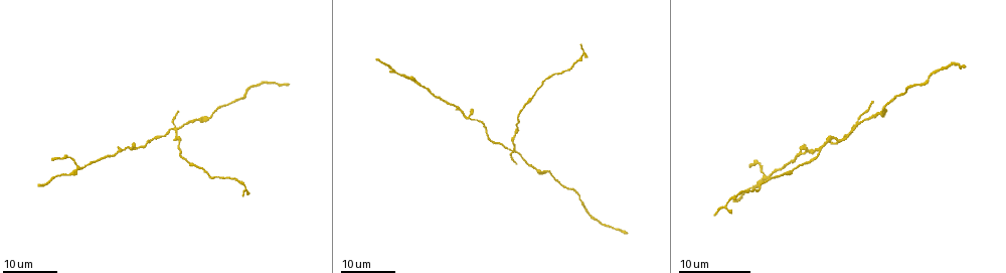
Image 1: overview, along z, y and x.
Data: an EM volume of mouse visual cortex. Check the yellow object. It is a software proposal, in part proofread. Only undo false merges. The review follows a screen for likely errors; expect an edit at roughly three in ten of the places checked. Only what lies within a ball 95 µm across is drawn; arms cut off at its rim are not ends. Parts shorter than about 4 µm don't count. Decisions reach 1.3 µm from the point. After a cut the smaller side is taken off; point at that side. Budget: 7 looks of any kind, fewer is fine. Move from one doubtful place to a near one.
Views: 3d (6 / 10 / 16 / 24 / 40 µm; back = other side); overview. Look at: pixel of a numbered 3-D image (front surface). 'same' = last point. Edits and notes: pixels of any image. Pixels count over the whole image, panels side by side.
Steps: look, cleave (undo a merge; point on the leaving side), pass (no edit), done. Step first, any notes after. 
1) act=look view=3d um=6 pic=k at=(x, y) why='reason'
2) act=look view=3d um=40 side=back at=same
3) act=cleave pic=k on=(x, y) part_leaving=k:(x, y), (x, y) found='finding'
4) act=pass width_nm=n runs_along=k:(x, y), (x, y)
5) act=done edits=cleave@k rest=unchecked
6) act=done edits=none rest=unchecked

act=look view=3d um=16 pic=1 at=(763, 176) why='three arms meet'

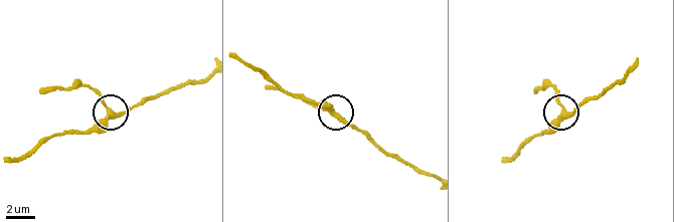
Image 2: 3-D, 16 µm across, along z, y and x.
act=look view=3d um=6 pic=2 at=(108, 113) why='zoom in'

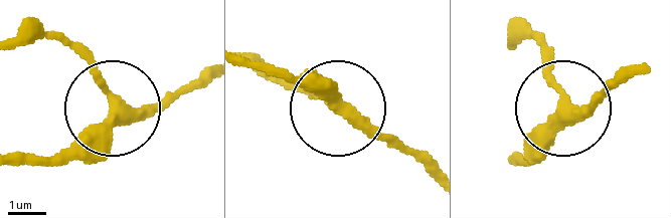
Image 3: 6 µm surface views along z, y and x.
act=pass arms=3 runs_along=3:(638, 67), (570, 113), (535, 39) found='continuous, no second neuron'

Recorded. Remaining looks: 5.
act=look view=3d um=16 pic=1 at=(465, 116) why='thick turns thin'

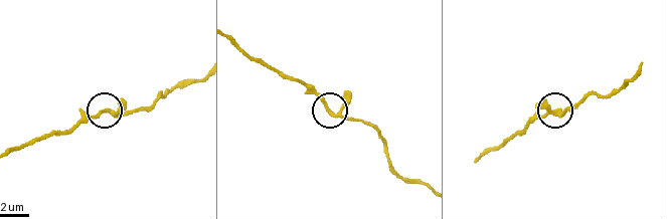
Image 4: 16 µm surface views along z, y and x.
act=look view=3d um=10 pic=4 at=(331, 113)

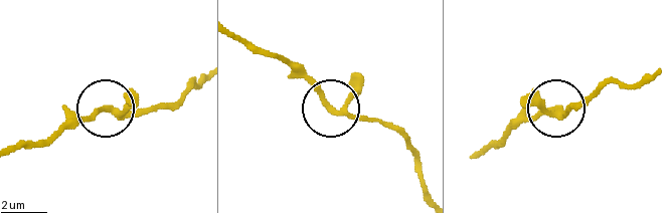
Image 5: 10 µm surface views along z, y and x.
act=pass runs_along=5:(652, 75), (635, 84), (607, 80), (565, 110), (510, 121) found='one neuron here'

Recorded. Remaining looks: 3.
act=look view=3d um=24 pic=1 at=(177, 129) why='four arms meet'

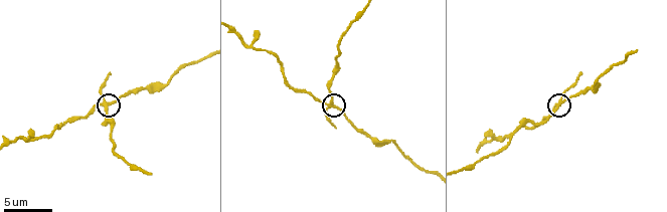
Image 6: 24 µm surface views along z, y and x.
act=look view=3d um=6 pic=6 at=(106, 105)

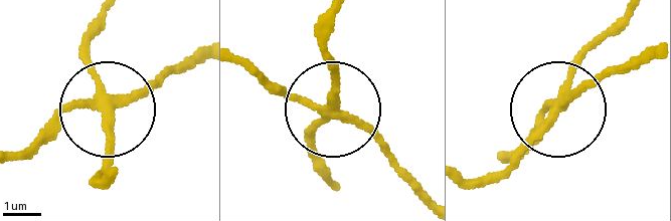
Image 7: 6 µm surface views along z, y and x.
act=cleave pic=7 on=(108, 144) arms=4 found='two neurons meet here'

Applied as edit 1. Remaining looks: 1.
act=done edits=cleave@7 rest=unchecked

